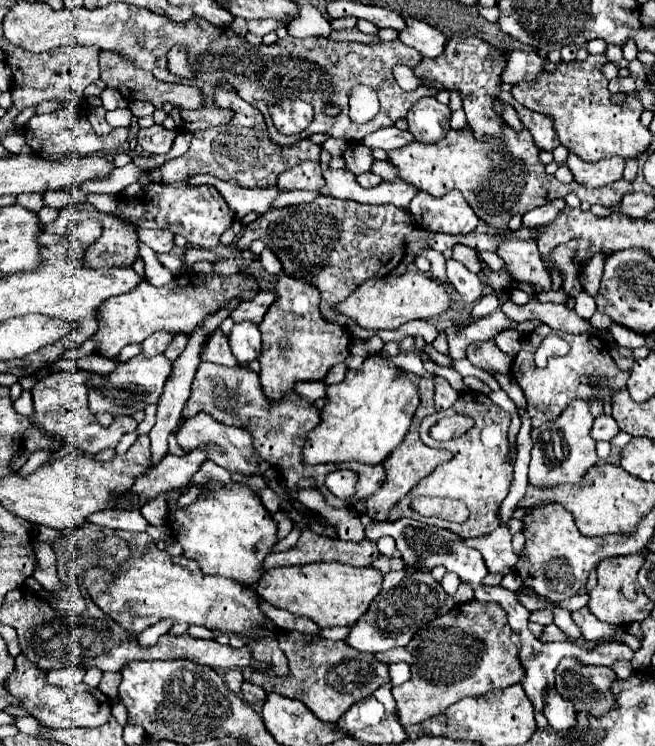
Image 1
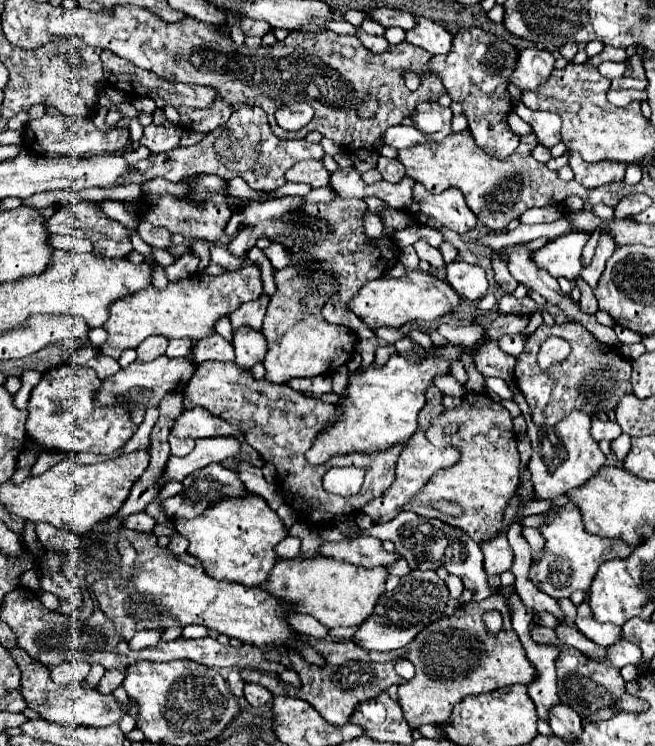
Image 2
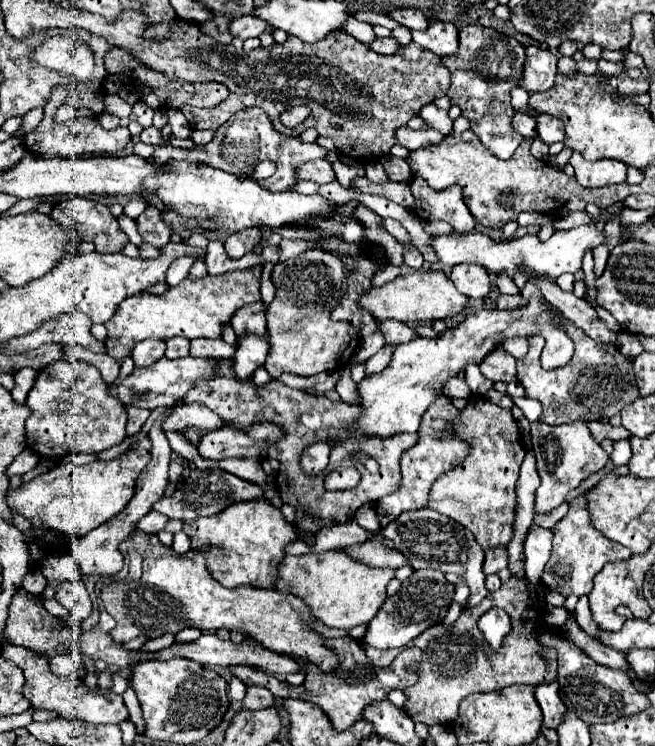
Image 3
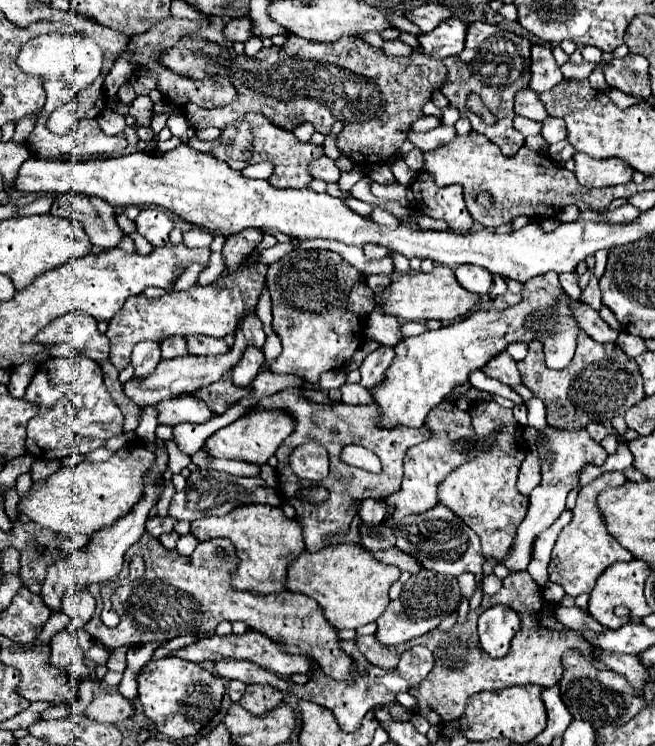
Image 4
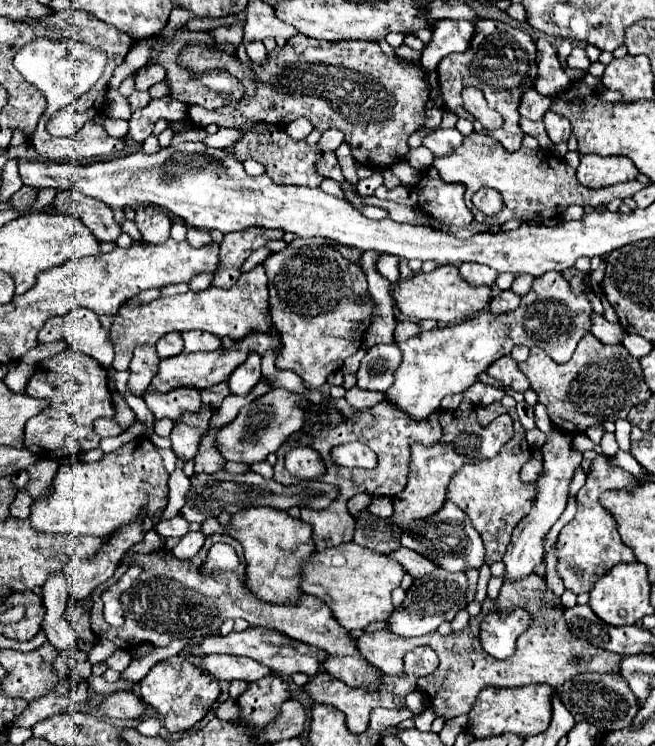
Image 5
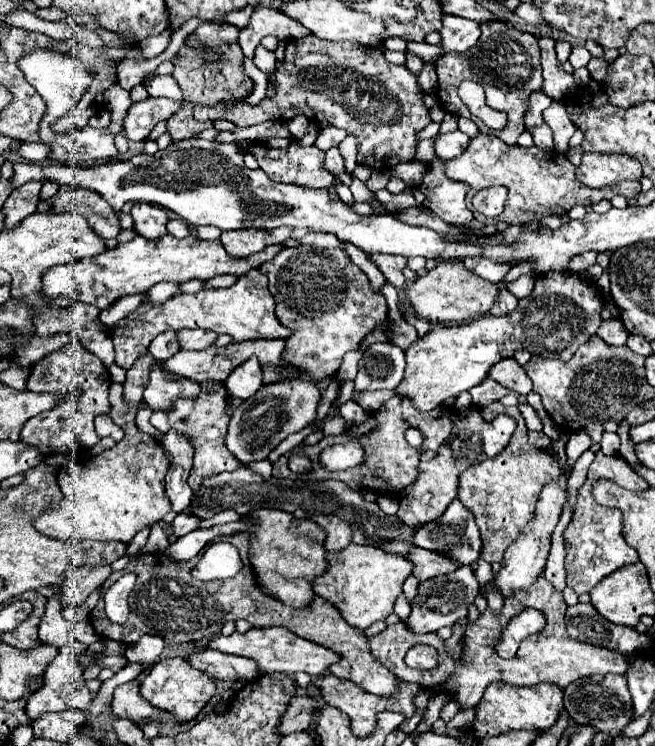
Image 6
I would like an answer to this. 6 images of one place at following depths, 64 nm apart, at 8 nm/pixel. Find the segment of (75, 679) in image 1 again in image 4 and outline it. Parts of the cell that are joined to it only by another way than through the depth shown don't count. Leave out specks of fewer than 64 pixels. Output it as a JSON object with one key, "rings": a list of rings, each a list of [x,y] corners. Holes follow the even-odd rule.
{"rings":[[[62,628],[52,636],[50,648],[52,648],[52,664],[60,670],[66,670],[70,664],[84,660],[84,654],[68,628]]]}

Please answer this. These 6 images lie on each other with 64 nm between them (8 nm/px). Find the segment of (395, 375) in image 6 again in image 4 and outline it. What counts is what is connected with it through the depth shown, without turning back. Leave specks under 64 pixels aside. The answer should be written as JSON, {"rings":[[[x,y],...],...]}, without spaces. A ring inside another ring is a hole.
{"rings":[[[380,346],[376,348],[374,352],[370,352],[362,366],[360,366],[360,374],[362,374],[362,380],[360,384],[364,388],[376,388],[378,384],[382,384],[384,380],[384,372],[390,368],[392,360],[396,358],[396,352],[394,348],[386,348],[386,346]]]}

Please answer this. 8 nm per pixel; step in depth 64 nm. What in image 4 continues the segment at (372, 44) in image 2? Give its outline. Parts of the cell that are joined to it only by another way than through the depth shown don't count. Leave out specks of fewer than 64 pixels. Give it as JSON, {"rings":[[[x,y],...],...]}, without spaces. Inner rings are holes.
{"rings":[[[394,40],[394,42],[384,42],[382,50],[384,50],[386,54],[392,54],[392,56],[410,56],[410,54],[414,52],[408,44],[404,44],[404,42],[400,42],[400,40]]]}

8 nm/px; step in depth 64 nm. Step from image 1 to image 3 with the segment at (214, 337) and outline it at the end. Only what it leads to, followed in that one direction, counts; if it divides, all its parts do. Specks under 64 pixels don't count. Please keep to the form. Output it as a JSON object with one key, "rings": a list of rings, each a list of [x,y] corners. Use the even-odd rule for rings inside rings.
{"rings":[[[190,340],[190,354],[198,358],[232,358],[234,352],[236,348],[232,344],[226,344],[224,340]]]}

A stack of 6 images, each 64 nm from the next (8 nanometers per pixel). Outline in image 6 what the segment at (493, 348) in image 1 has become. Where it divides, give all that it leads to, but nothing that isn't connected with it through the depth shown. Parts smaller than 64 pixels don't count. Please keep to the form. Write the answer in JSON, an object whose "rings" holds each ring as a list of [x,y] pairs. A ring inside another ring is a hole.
{"rings":[[[514,358],[500,360],[500,364],[496,364],[496,368],[488,372],[488,376],[512,392],[530,392],[532,390],[532,380],[528,378],[524,368]]]}

